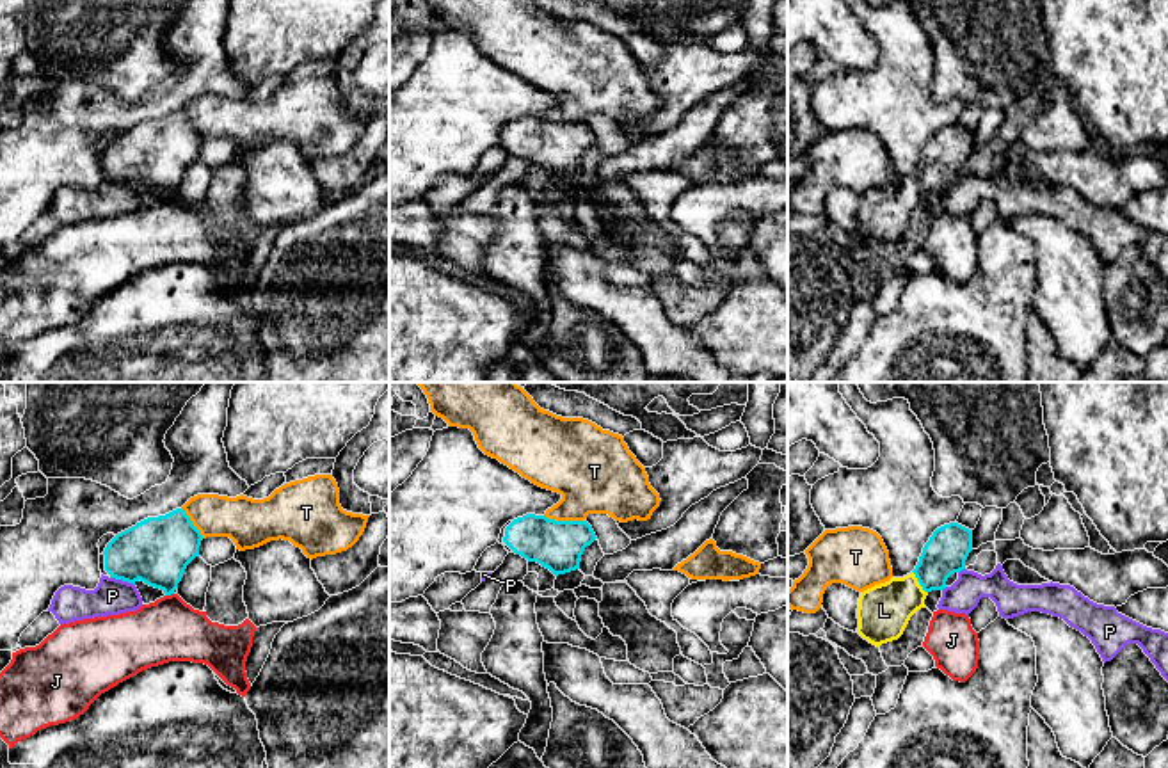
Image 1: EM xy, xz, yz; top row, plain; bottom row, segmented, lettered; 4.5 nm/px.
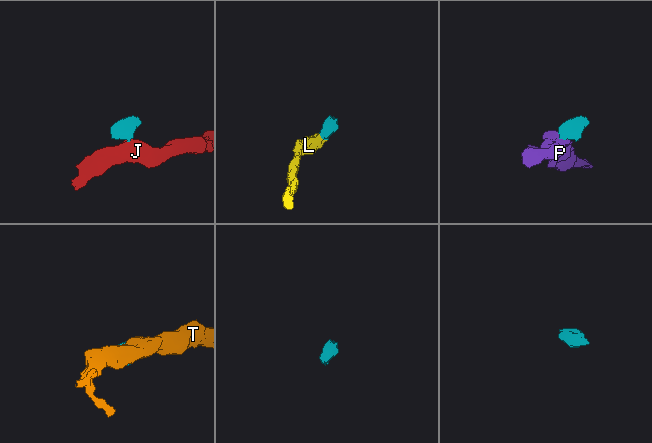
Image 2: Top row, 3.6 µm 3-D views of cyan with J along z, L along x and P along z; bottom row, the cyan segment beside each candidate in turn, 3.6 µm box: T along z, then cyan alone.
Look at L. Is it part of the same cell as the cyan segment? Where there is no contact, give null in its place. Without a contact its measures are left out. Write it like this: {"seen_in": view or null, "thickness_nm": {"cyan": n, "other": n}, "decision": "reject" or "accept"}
{"seen_in": "yz", "thickness_nm": {"cyan": 190, "other": 240}, "decision": "accept"}

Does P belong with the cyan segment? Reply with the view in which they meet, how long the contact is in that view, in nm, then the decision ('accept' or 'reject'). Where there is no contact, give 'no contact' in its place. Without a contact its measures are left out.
xy | 120 nm | reject

